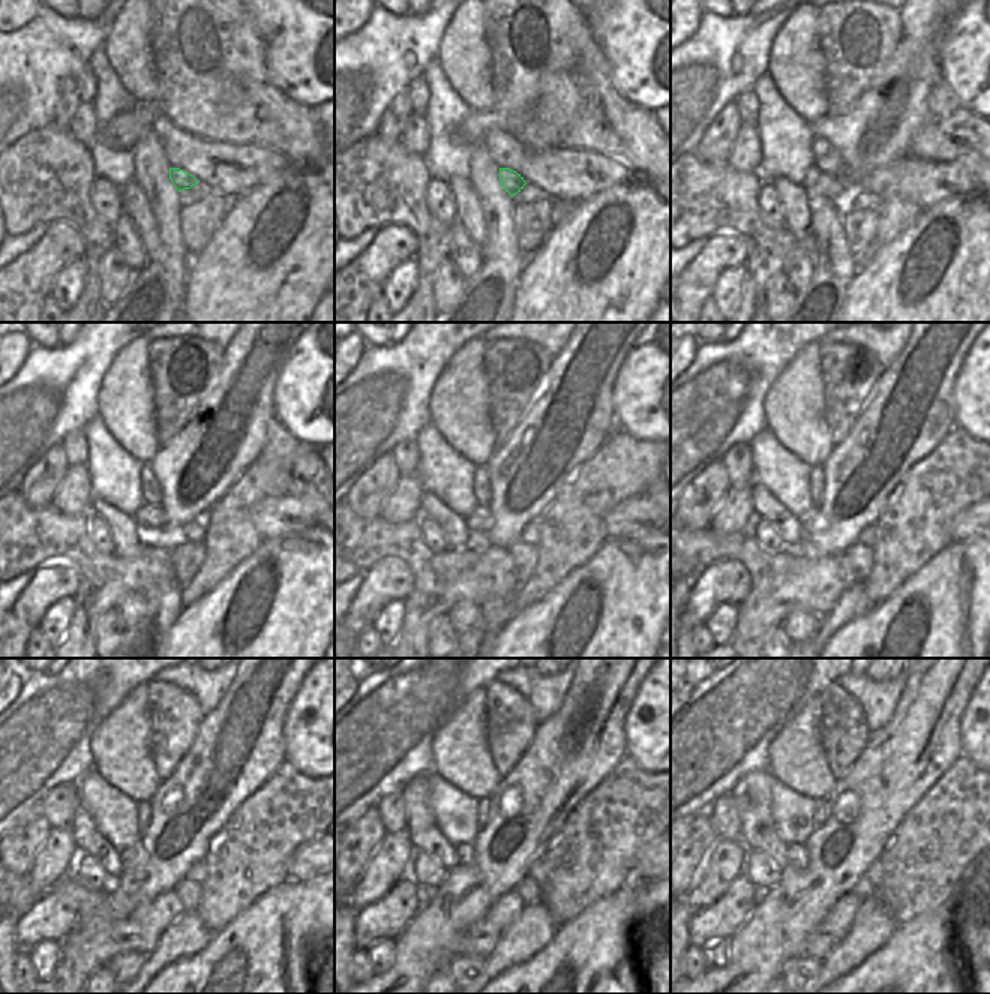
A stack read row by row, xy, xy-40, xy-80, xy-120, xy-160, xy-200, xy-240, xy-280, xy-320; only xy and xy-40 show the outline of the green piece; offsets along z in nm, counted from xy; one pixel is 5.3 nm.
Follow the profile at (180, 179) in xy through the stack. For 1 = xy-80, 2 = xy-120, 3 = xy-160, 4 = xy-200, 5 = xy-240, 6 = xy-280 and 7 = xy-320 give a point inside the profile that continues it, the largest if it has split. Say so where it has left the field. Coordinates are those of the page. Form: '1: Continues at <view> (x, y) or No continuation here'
1: Continues at xy-80 (816, 182)
2: Continues at xy-120 (149, 517)
3: Continues at xy-160 (480, 520)
4: Continues at xy-200 (813, 520)
5: Continues at xy-240 (134, 856)
6: Continues at xy-280 (465, 853)
7: Continues at xy-320 (797, 855).

